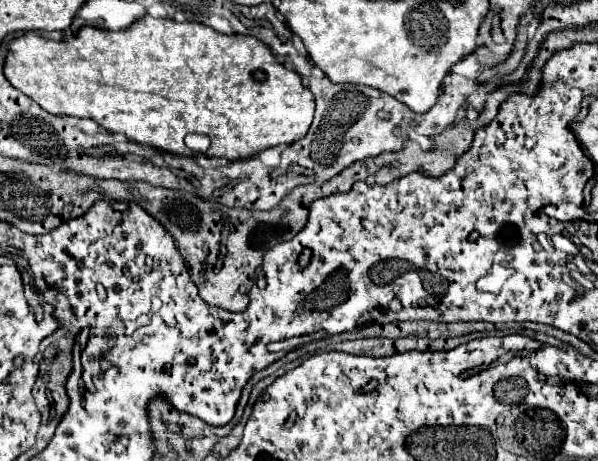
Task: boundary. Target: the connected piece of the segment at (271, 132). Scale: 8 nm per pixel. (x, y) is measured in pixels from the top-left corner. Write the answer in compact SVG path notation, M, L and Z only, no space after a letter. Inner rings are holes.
M148 13L122 31L108 31L108 29L84 25L84 27L80 27L80 31L72 39L66 39L66 41L50 41L50 39L38 37L34 33L12 39L8 45L6 61L4 61L4 75L12 87L16 87L24 95L28 95L32 101L36 101L48 113L88 117L88 119L94 119L102 129L106 129L110 133L122 133L130 141L150 145L154 149L162 149L162 151L176 153L176 155L188 155L188 157L196 155L196 151L192 151L184 145L184 137L188 133L200 133L200 135L210 137L210 147L206 151L208 157L224 157L224 159L234 161L234 159L252 157L268 147L274 147L274 145L290 145L290 143L302 139L312 123L312 117L314 117L314 95L310 93L310 89L302 85L300 75L296 71L278 63L276 57L272 55L272 51L260 39L248 37L248 35L224 35L224 33L218 33L218 31L202 25L202 23L192 23L192 21L176 23L172 19L154 19Z

